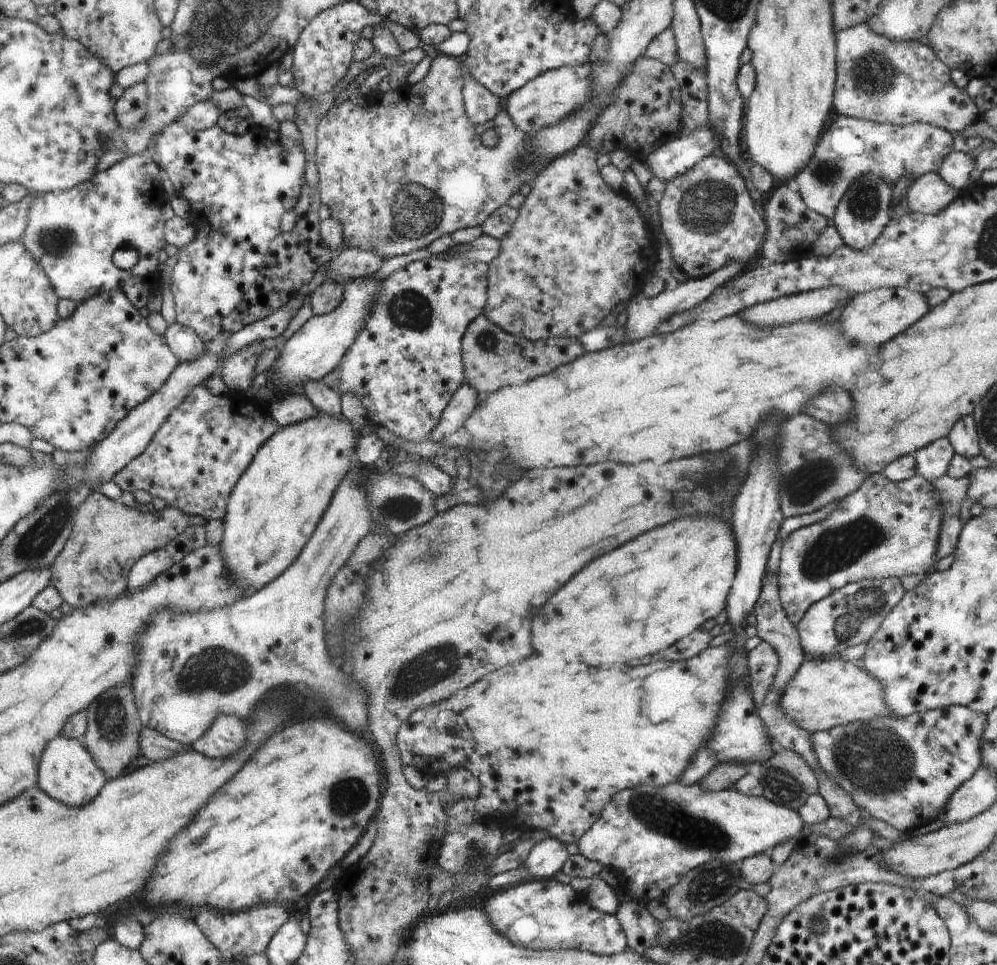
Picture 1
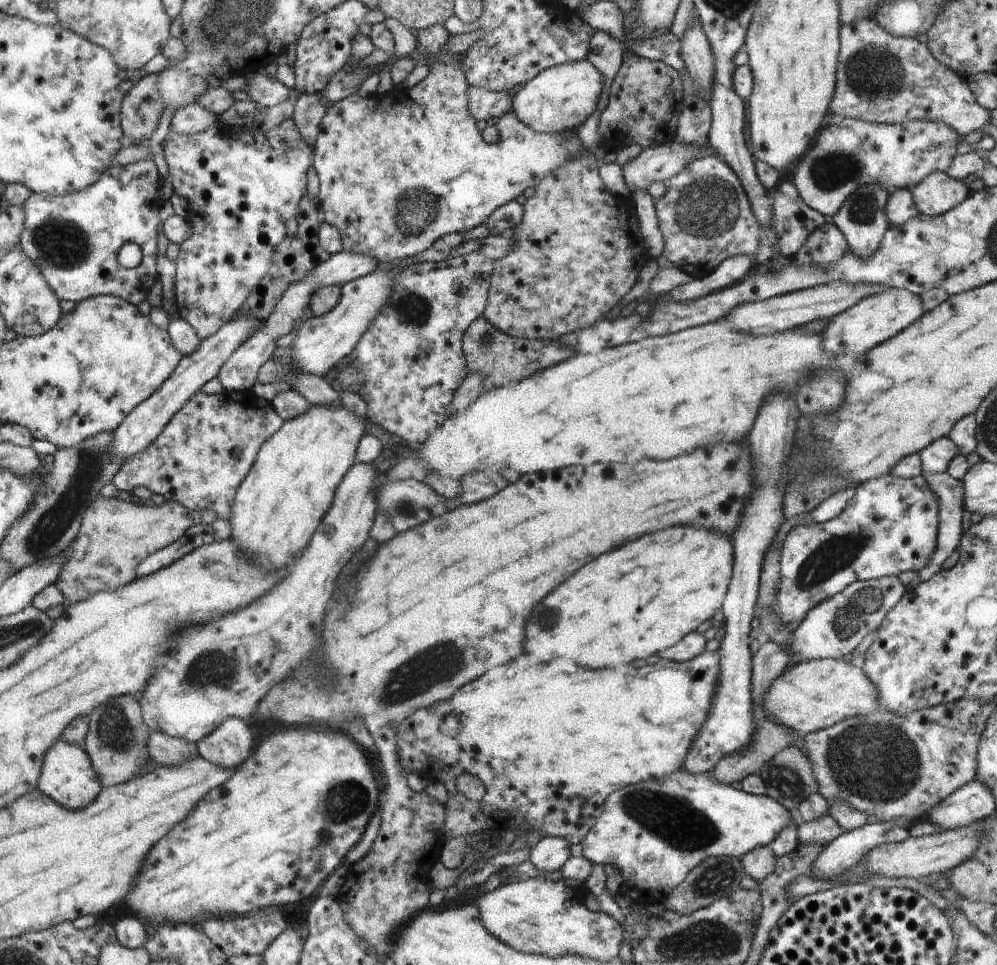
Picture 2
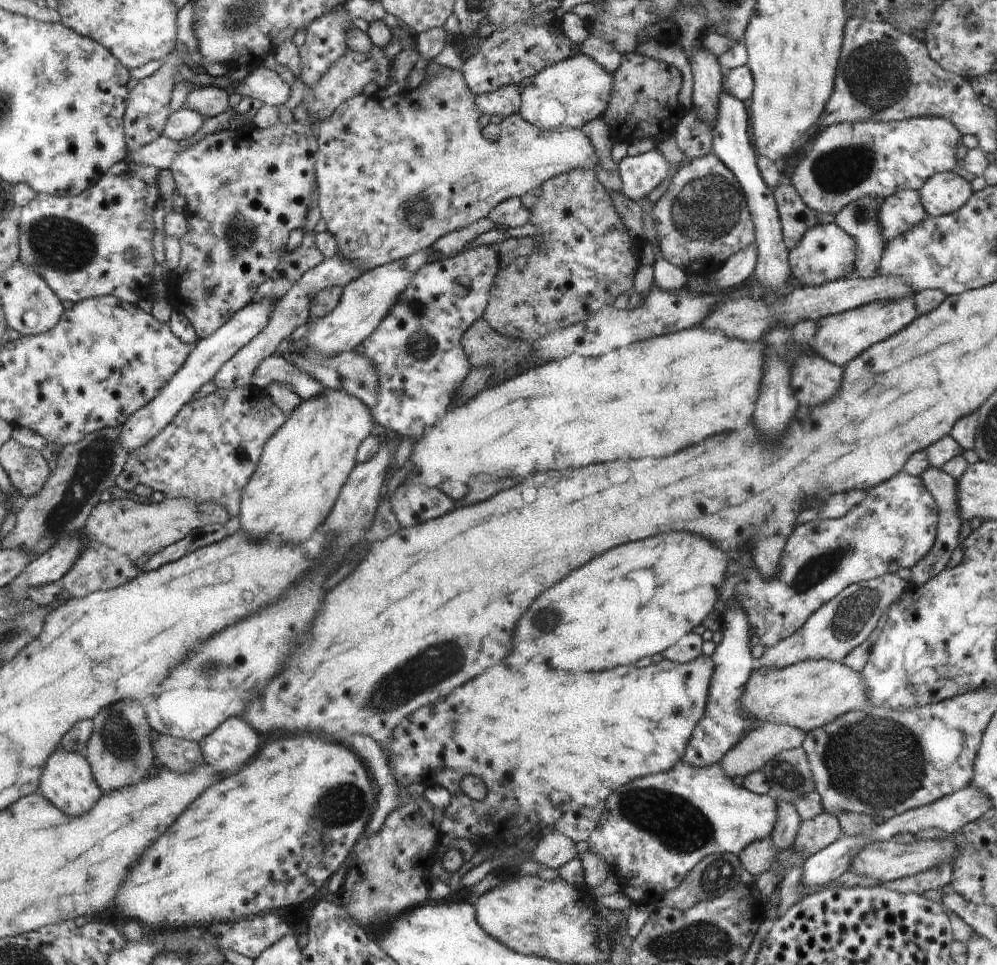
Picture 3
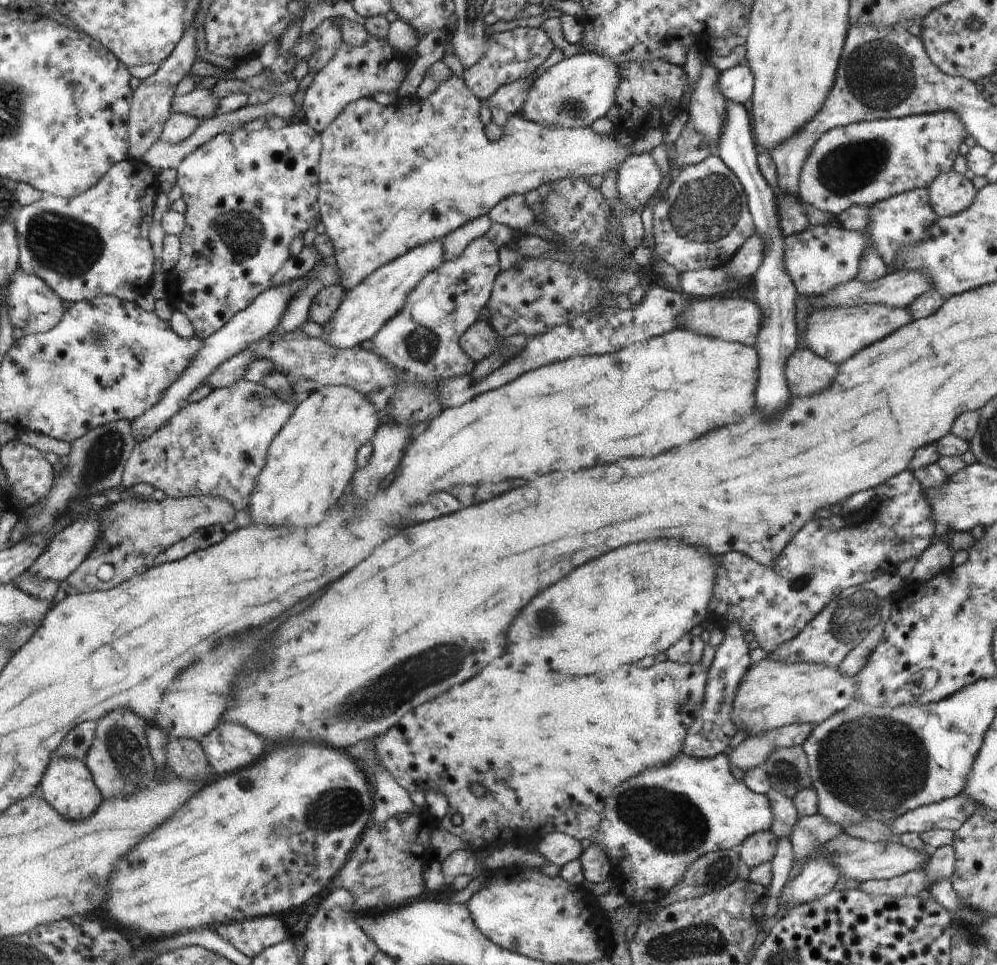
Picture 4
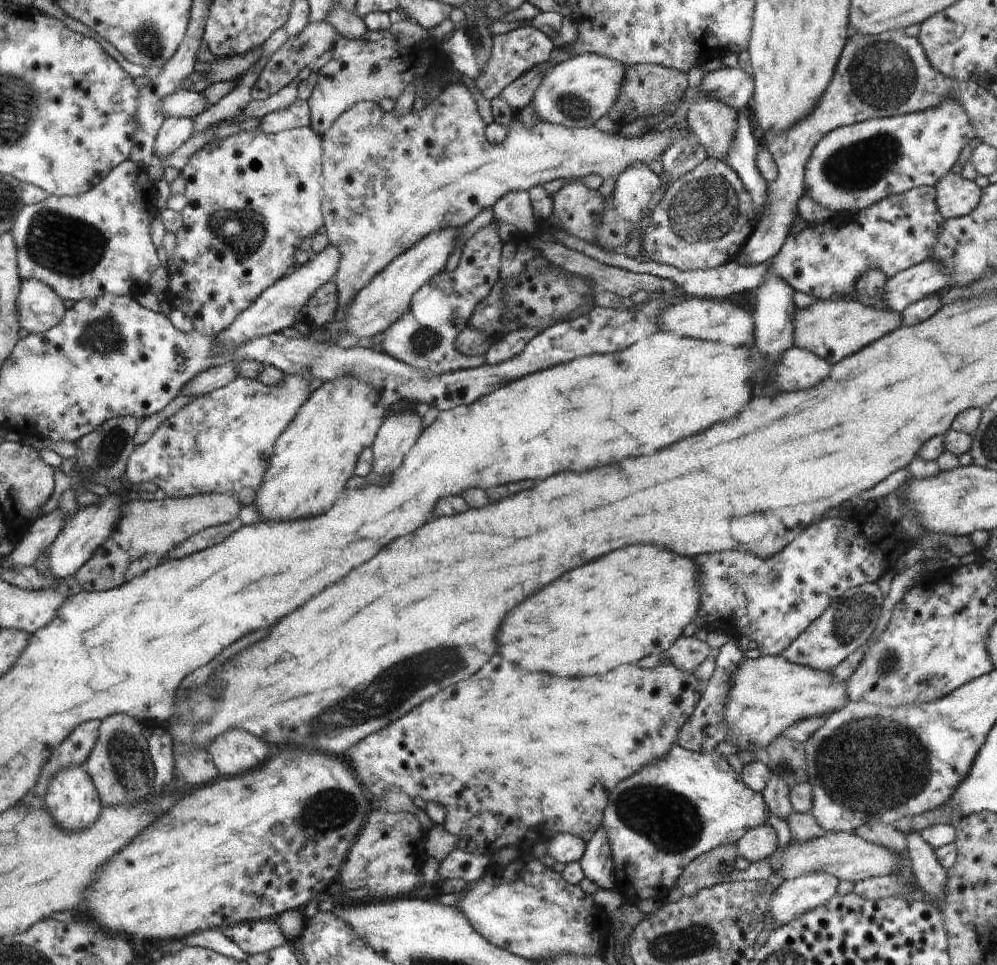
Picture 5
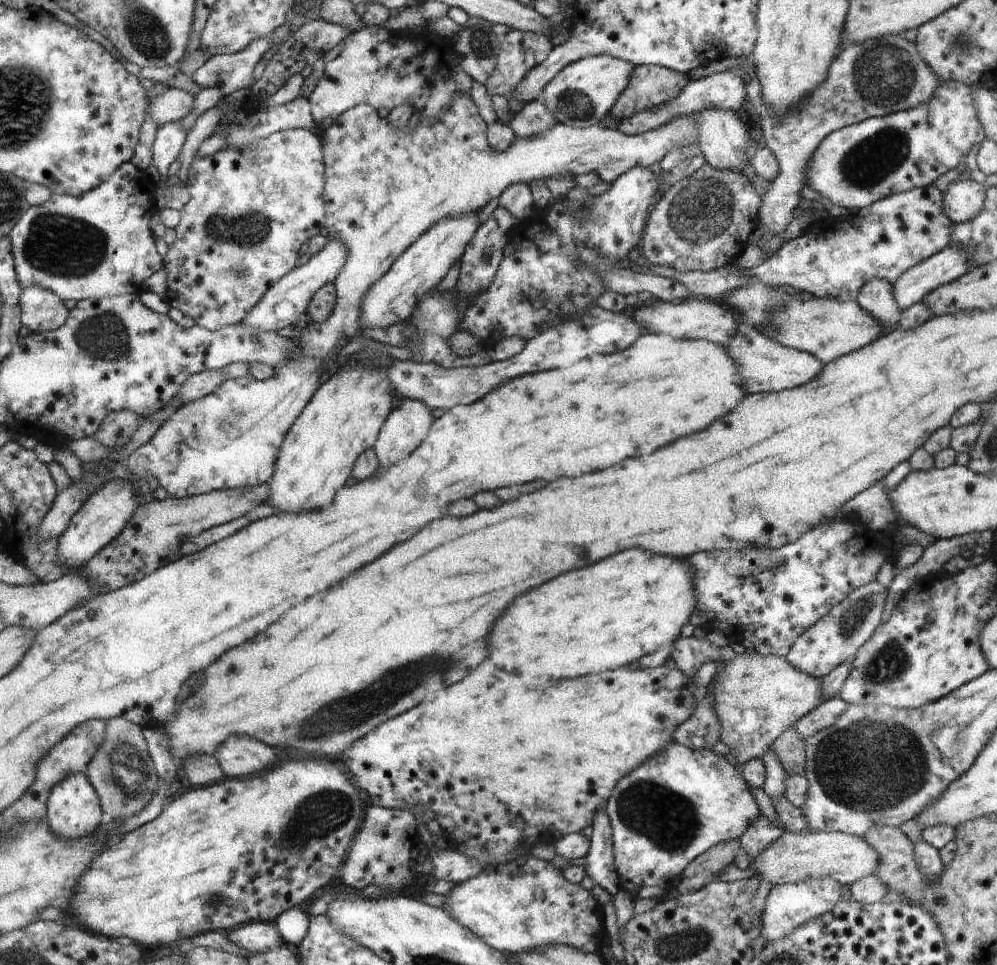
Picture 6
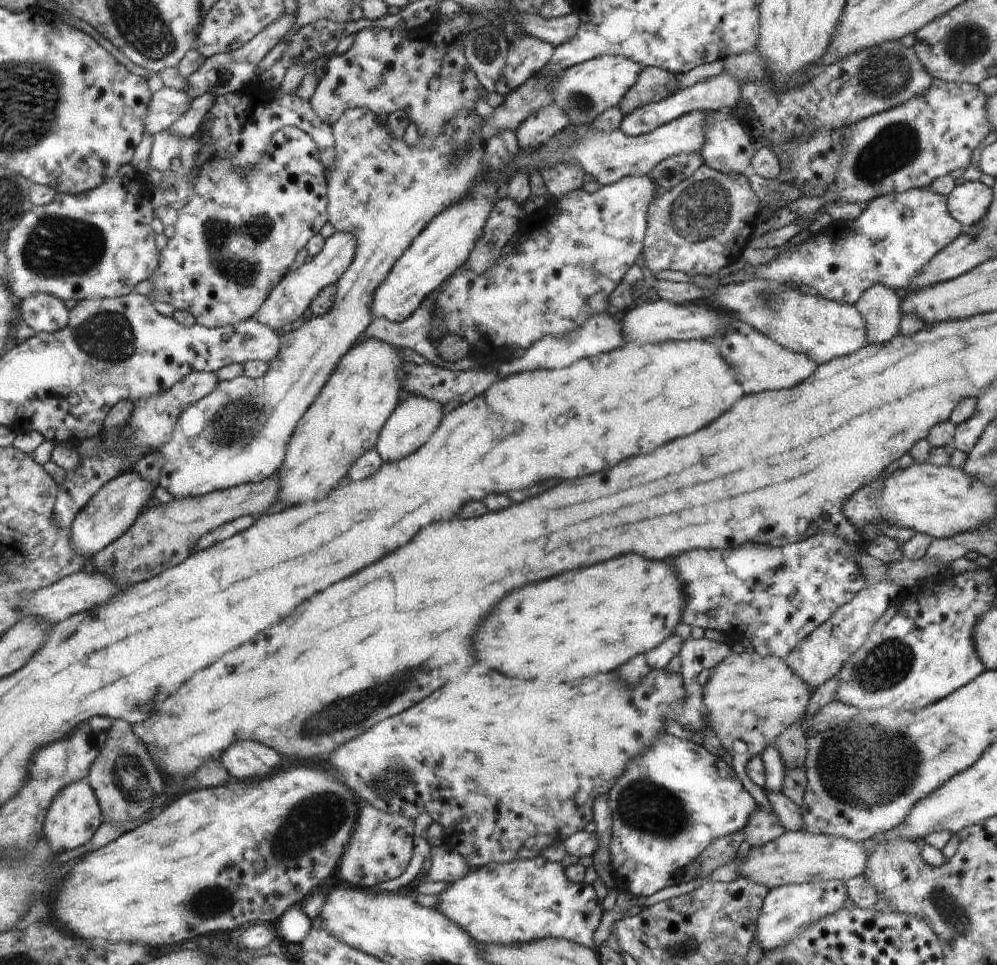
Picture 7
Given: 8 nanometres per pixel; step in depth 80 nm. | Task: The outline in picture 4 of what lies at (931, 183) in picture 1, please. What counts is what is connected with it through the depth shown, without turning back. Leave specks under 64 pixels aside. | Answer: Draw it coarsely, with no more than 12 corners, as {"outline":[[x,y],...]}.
{"outline":[[961,173],[928,188],[939,217],[969,209],[977,190]]}

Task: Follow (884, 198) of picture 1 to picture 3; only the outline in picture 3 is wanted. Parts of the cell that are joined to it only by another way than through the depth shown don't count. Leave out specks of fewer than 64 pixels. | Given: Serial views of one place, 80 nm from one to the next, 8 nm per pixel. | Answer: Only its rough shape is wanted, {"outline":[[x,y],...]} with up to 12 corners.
{"outline":[[880,198],[835,215],[854,239],[855,275],[877,276],[885,250]]}

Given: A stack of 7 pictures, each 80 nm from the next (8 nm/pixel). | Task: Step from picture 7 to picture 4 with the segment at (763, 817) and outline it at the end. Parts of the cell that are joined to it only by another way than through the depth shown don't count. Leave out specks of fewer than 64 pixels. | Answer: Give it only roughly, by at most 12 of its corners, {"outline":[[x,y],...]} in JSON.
{"outline":[[772,828],[752,834],[738,846],[751,869],[776,856]]}

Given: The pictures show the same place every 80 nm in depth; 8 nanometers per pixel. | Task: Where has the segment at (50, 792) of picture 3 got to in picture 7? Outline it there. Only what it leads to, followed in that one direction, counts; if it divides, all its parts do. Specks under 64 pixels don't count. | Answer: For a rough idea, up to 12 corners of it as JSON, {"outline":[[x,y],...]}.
{"outline":[[87,780],[58,794],[44,834],[54,853],[90,842],[103,823]]}

